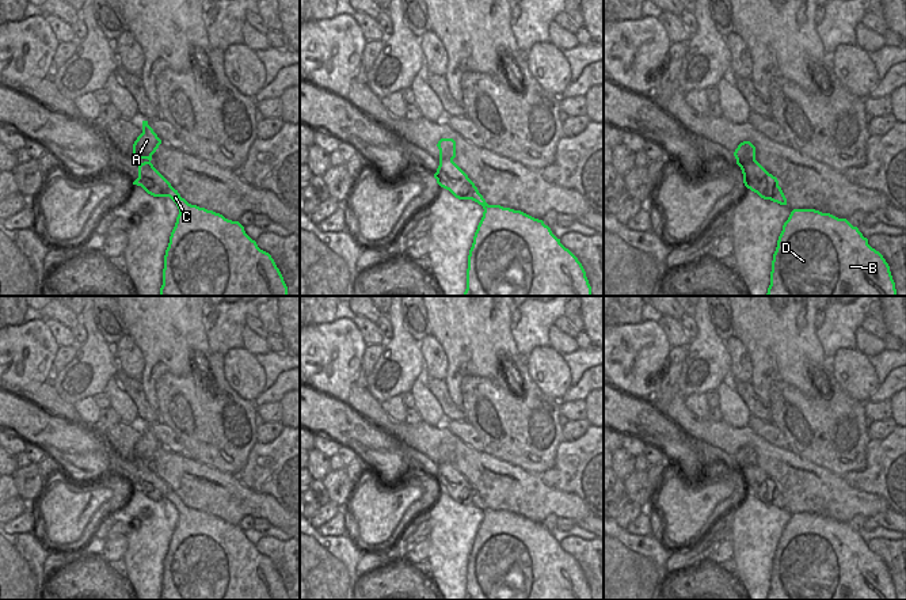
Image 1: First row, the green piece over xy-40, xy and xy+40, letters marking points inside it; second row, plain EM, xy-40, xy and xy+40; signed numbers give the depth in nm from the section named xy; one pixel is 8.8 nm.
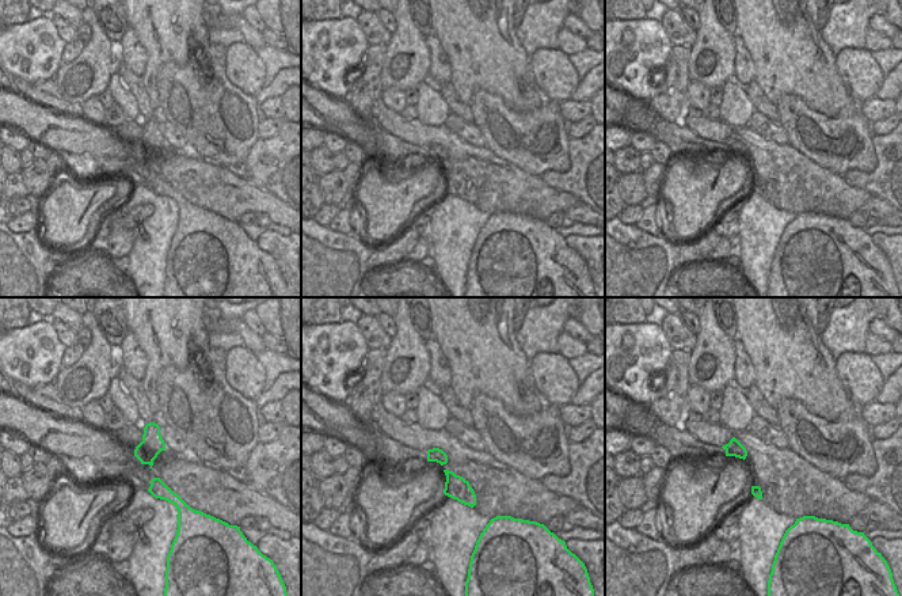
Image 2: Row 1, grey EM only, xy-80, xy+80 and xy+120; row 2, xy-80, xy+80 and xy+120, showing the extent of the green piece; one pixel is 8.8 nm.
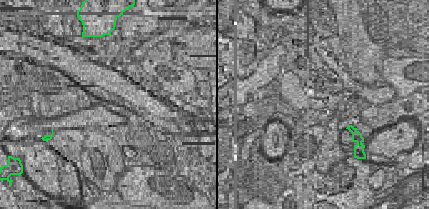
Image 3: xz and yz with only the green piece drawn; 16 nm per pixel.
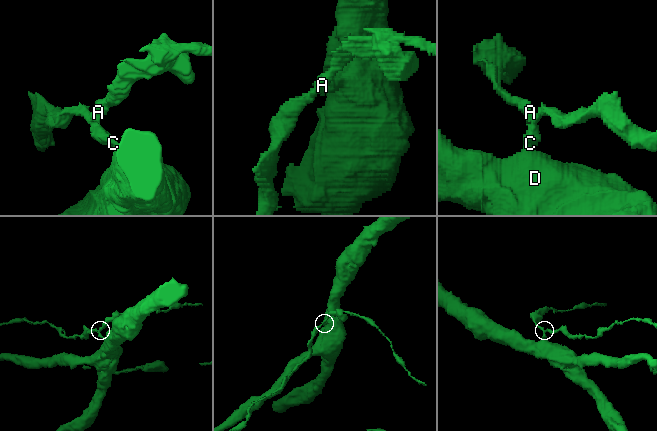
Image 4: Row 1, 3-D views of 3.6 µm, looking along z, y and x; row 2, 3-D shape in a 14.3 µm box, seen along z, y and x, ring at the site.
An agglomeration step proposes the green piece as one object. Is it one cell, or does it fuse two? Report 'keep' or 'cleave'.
cleave

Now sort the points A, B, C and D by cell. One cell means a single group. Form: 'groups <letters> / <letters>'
groups A / B C D

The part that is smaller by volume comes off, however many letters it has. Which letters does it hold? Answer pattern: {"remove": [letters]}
{"remove": ["A"]}

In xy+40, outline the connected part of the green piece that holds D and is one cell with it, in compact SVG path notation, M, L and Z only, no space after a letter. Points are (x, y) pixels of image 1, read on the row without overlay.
M793 513L773 558L766 600L897 600L890 570L846 523Z

